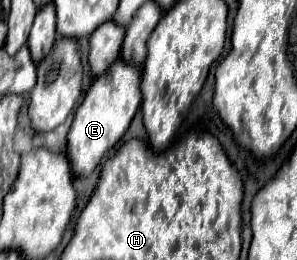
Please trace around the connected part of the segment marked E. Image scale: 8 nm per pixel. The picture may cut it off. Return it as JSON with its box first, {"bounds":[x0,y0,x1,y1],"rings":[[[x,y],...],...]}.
{"bounds":[67,59,141,177],"rings":[[[119,59],[89,87],[85,101],[75,111],[75,119],[67,133],[67,157],[77,177],[89,177],[101,163],[103,155],[109,149],[113,149],[117,141],[123,137],[123,133],[127,131],[133,115],[141,105],[139,83],[141,83],[139,67]]]}

